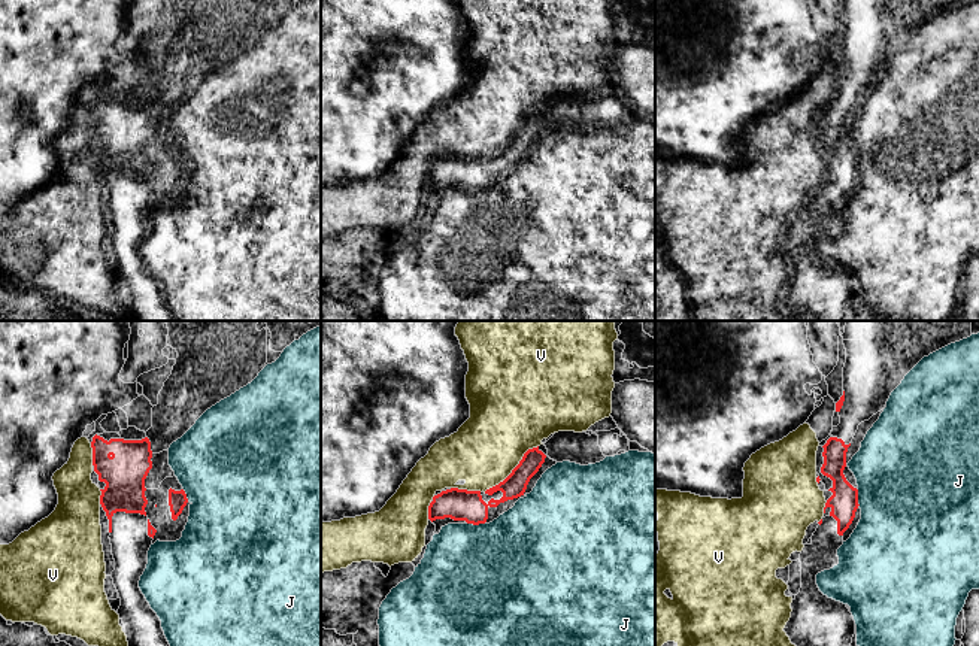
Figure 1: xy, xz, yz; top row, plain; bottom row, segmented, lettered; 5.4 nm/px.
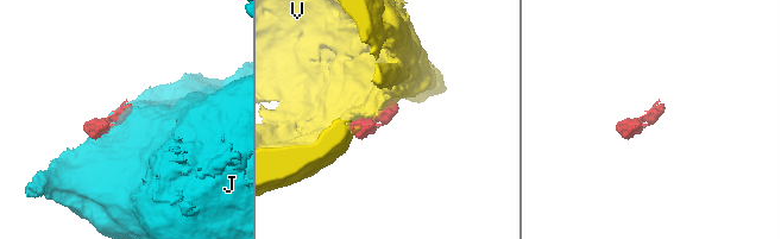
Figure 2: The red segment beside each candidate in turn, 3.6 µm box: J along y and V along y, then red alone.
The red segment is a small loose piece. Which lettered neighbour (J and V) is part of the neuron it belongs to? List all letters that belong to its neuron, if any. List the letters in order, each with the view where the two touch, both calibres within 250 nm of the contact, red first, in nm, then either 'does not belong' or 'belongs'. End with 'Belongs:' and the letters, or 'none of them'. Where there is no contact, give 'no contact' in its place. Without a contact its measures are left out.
J: xz | 180/500 nm | does not belong
V: xz | 120/380 nm | does not belong
Belongs: none of them

